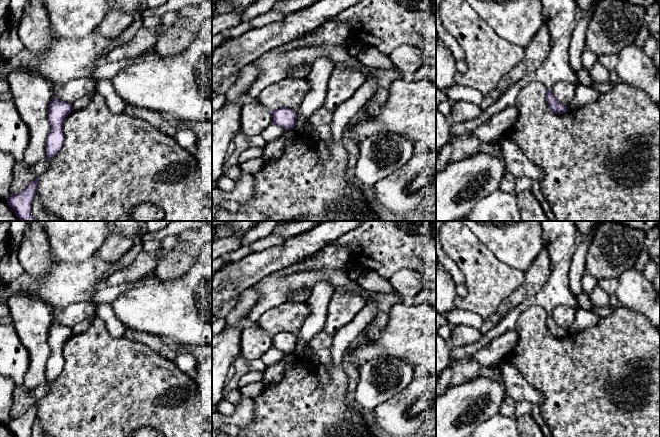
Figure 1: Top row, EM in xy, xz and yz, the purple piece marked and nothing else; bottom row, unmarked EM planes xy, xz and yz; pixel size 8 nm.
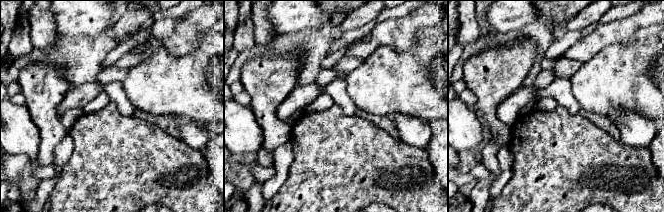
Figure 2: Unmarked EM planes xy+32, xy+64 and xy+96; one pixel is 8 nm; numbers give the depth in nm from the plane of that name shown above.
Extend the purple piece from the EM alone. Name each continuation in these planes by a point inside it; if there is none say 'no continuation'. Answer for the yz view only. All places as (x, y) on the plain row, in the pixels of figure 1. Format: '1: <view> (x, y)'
no continuation

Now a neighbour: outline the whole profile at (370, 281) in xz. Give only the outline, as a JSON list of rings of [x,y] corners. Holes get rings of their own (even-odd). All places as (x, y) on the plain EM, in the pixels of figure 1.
[[[364,270],[356,281],[361,288],[371,293],[395,293],[389,280],[381,277],[373,271]]]

